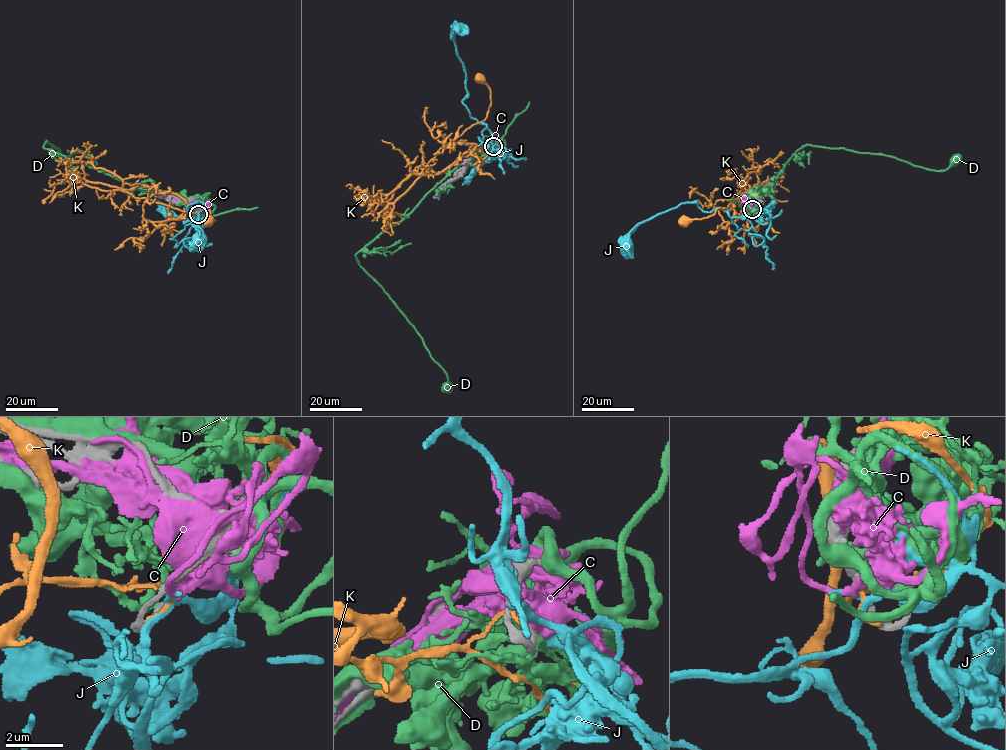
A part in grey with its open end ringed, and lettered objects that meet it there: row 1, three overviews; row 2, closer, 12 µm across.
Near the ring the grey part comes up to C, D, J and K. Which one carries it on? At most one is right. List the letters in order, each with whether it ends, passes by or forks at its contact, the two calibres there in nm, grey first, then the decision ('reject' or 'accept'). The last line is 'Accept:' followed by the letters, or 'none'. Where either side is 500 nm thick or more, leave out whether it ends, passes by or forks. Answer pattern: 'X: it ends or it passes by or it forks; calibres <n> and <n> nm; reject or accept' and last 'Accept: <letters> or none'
C: it forks; calibres 240 and 320 nm; reject
D: it forks; calibres 260 and 200 nm; reject
J: it forks; calibres 240 and 190 nm; accept
K: it passes by; calibres 200 and 100 nm; reject
Accept: J

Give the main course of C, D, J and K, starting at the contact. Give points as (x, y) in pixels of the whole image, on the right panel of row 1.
C: (752, 209), (749, 201), (757, 195)
D: (753, 209), (751, 196), (779, 175), (790, 158), (807, 145), (882, 153), (936, 171), (946, 169), (954, 159)
J: (752, 208), (748, 214), (730, 217), (726, 209), (704, 211), (695, 201), (681, 203), (635, 227), (626, 244)
K: (750, 209), (745, 216), (746, 197), (754, 185), (732, 199), (725, 211), (718, 207), (712, 215), (683, 221)

